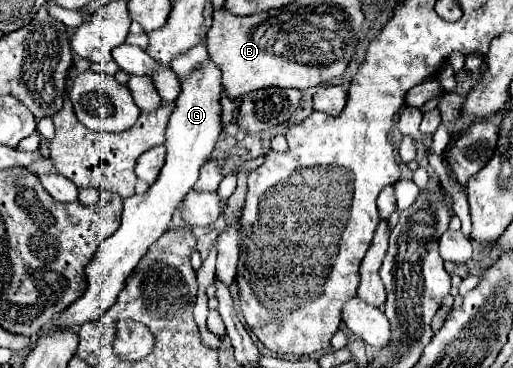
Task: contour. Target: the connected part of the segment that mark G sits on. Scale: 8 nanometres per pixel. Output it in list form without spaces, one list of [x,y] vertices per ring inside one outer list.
[[[208,60],[186,80],[182,80],[182,94],[176,102],[176,110],[172,112],[168,130],[166,130],[166,142],[164,142],[168,150],[166,164],[160,170],[158,180],[144,194],[140,196],[134,194],[124,200],[120,228],[102,242],[94,260],[86,266],[86,276],[88,276],[86,292],[60,314],[60,318],[56,320],[56,326],[78,328],[88,320],[100,318],[100,314],[106,312],[116,302],[116,296],[124,288],[128,274],[136,268],[136,264],[146,254],[146,250],[168,230],[172,212],[180,206],[182,198],[196,184],[198,170],[206,164],[222,132],[220,110],[222,110],[220,108],[220,70],[216,68],[216,64],[212,64],[212,60]]]

